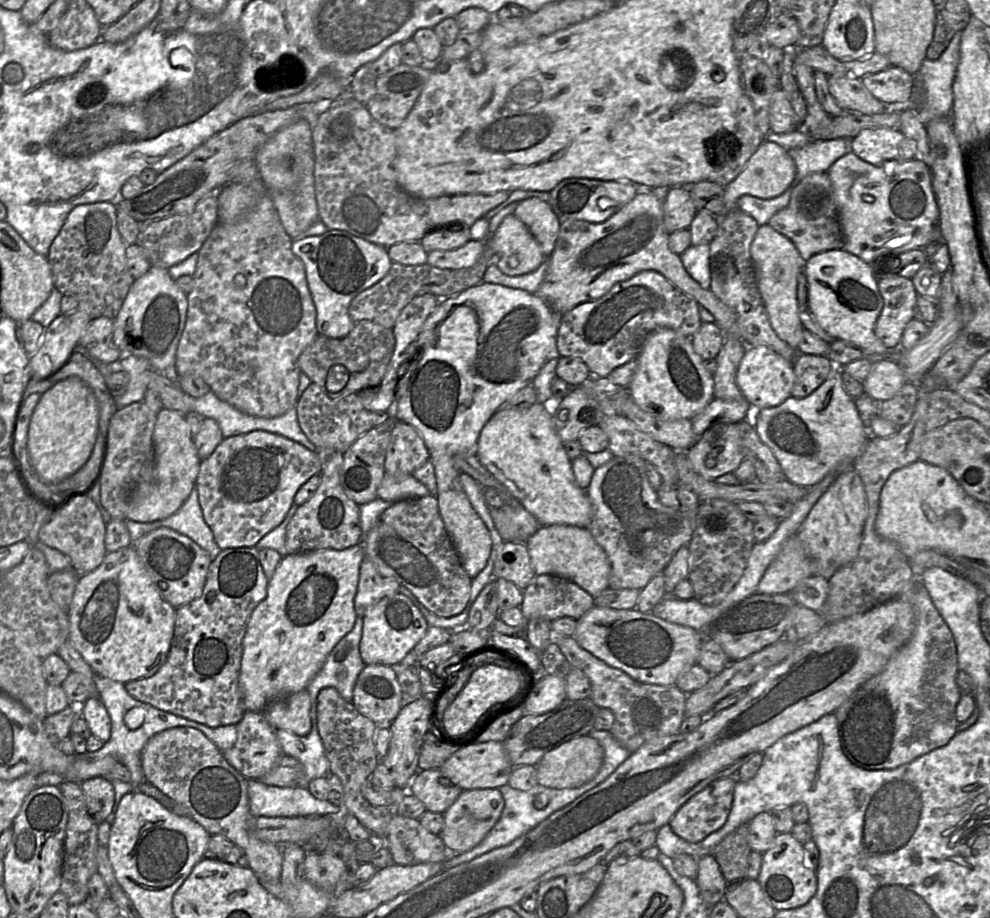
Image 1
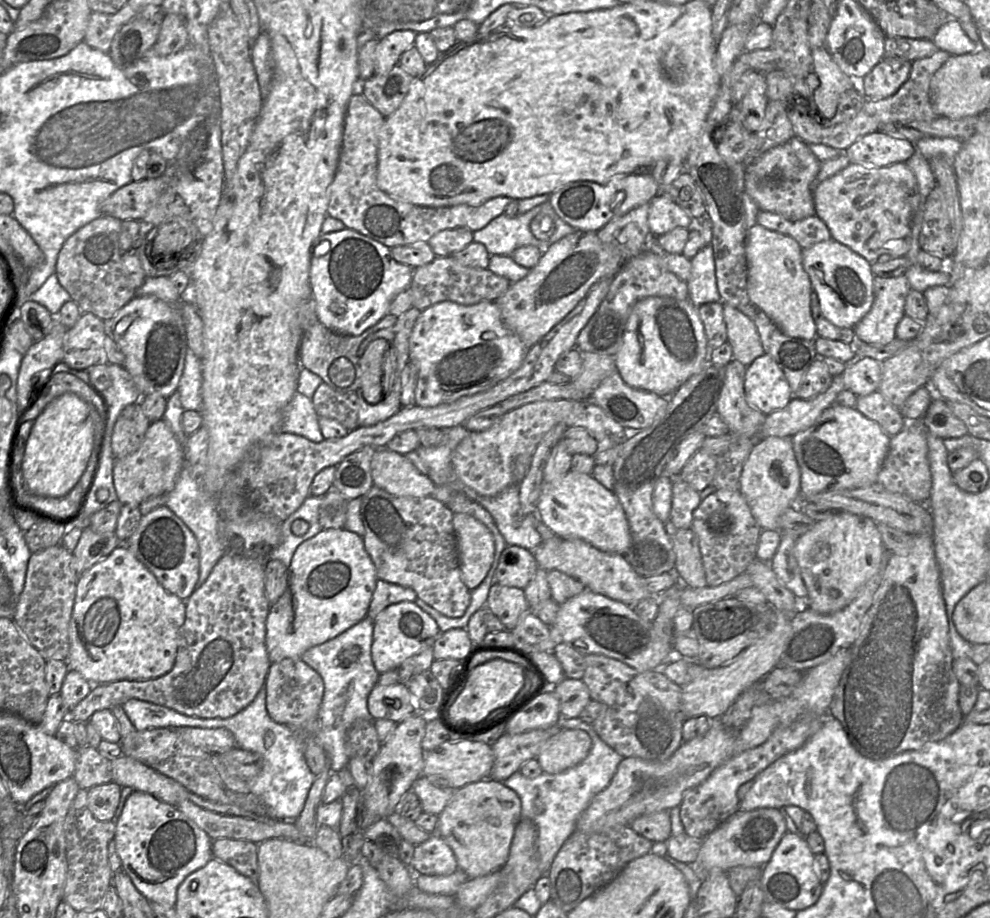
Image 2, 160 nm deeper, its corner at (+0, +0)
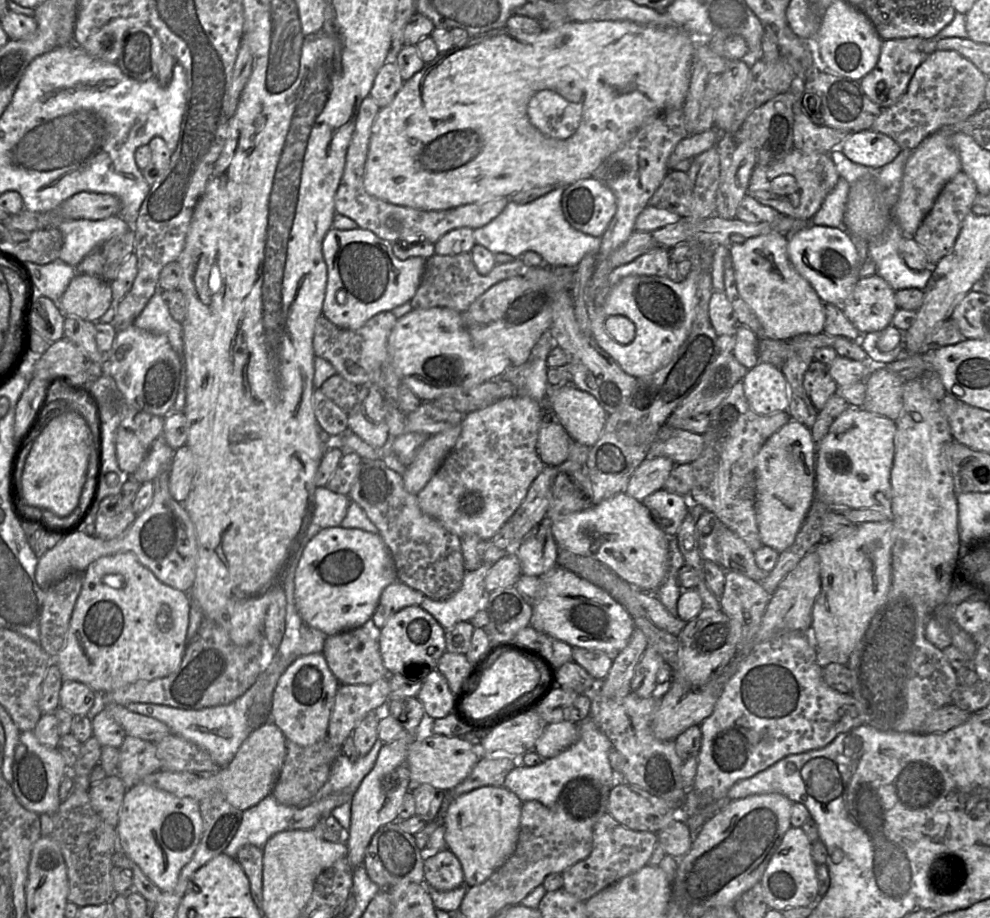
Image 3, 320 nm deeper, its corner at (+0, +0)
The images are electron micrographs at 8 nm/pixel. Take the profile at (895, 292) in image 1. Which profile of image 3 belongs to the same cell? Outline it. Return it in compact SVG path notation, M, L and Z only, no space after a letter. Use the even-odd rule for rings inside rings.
M870 275L859 279L841 308L863 335L889 326L898 306L895 290L882 277Z

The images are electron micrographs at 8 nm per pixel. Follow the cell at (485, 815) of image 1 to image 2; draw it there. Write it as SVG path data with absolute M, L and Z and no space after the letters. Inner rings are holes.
M491 778L458 790L438 816L436 834L451 848L458 869L468 878L499 871L506 863L515 828L521 820L521 801L503 782Z

